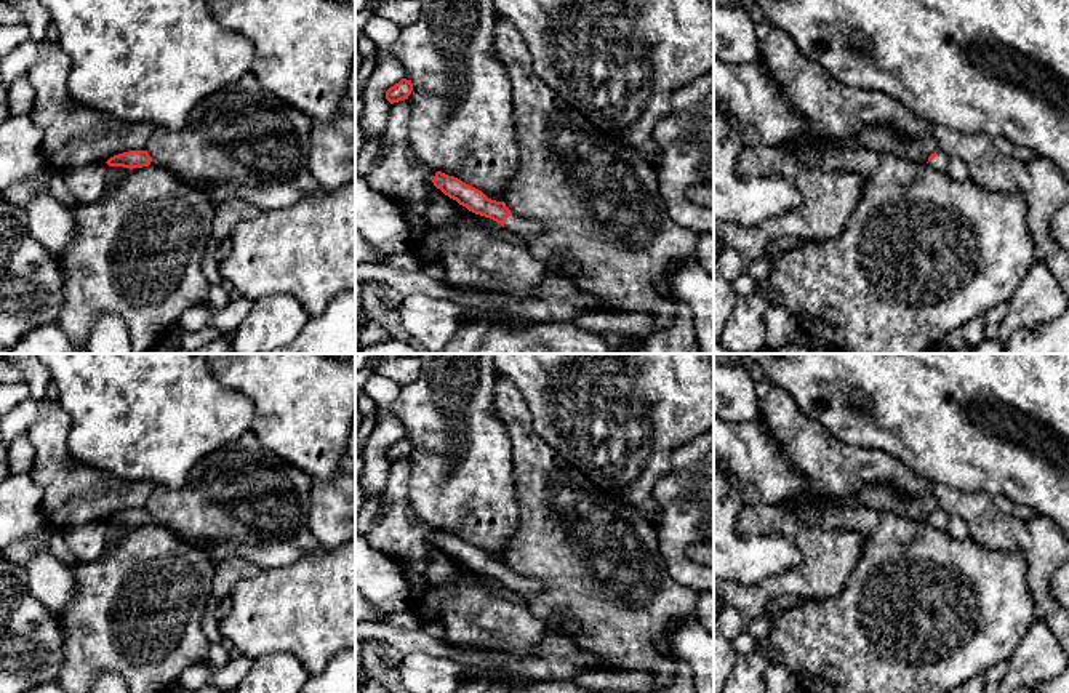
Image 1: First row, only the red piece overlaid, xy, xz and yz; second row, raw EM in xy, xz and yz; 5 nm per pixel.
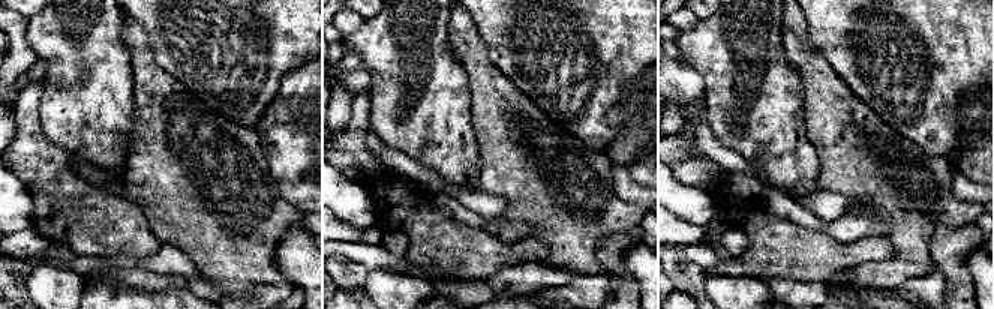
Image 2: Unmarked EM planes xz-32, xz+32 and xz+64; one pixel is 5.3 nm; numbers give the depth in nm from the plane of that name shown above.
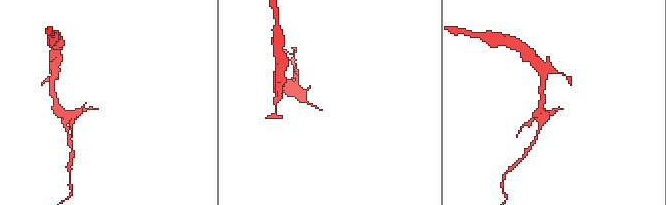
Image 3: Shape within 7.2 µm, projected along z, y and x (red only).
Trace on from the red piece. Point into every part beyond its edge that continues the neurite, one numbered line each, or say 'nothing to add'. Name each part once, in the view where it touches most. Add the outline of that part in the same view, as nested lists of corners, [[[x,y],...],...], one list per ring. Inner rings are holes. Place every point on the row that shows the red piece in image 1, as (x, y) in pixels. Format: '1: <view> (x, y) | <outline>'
1: xz (525, 228) | [[[512,213],[506,219],[504,229],[525,240],[530,240],[531,237],[539,235],[544,230],[544,226],[538,219],[523,218],[523,216]]]

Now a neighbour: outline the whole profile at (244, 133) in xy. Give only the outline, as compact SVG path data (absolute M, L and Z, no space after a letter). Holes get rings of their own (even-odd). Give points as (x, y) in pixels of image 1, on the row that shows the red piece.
M250 72L202 99L182 130L155 126L146 150L157 165L194 187L290 184L306 194L317 194L322 187L307 163L310 130L310 117L267 91Z

